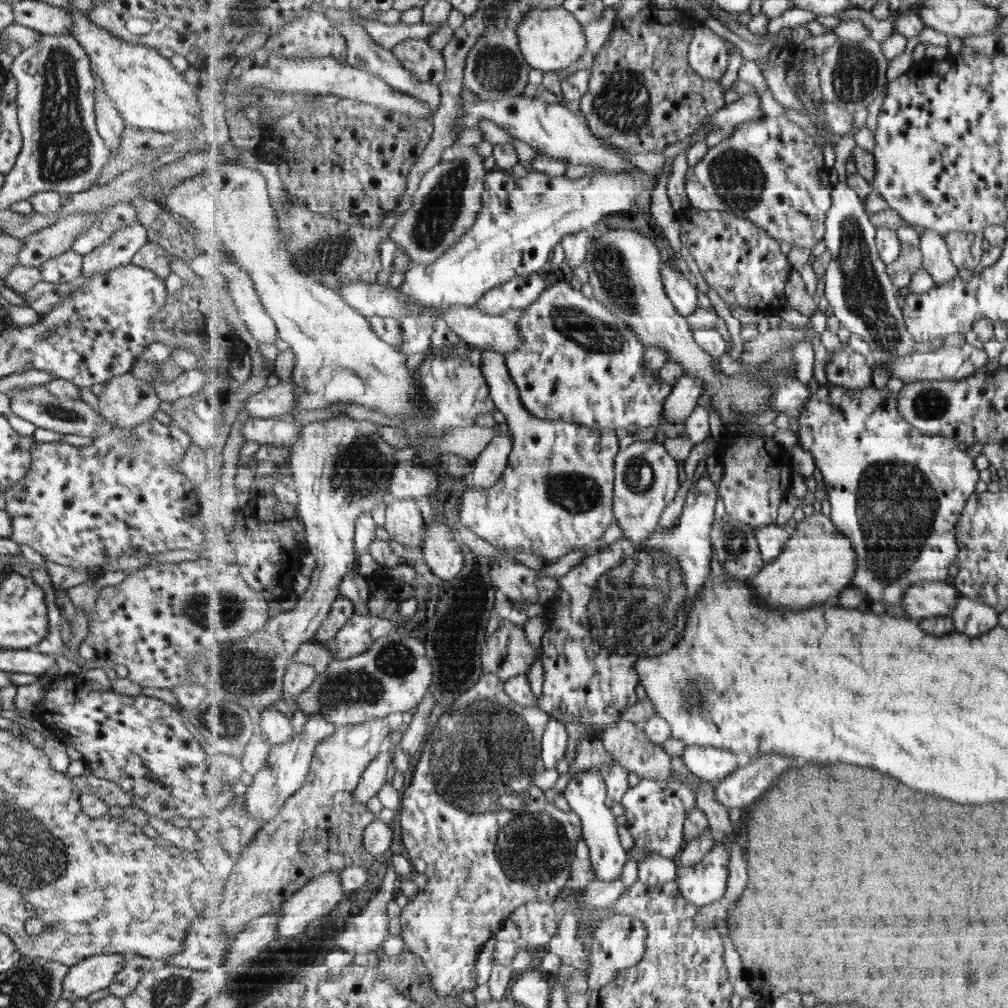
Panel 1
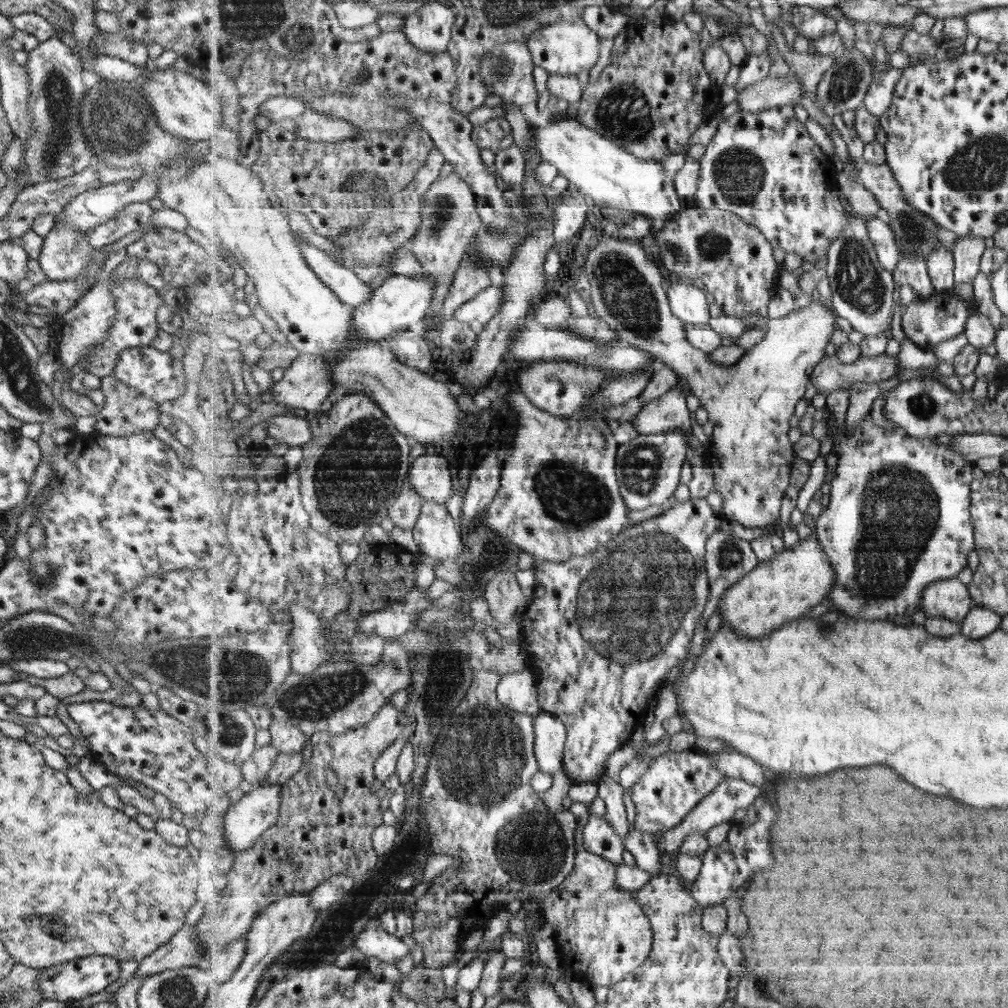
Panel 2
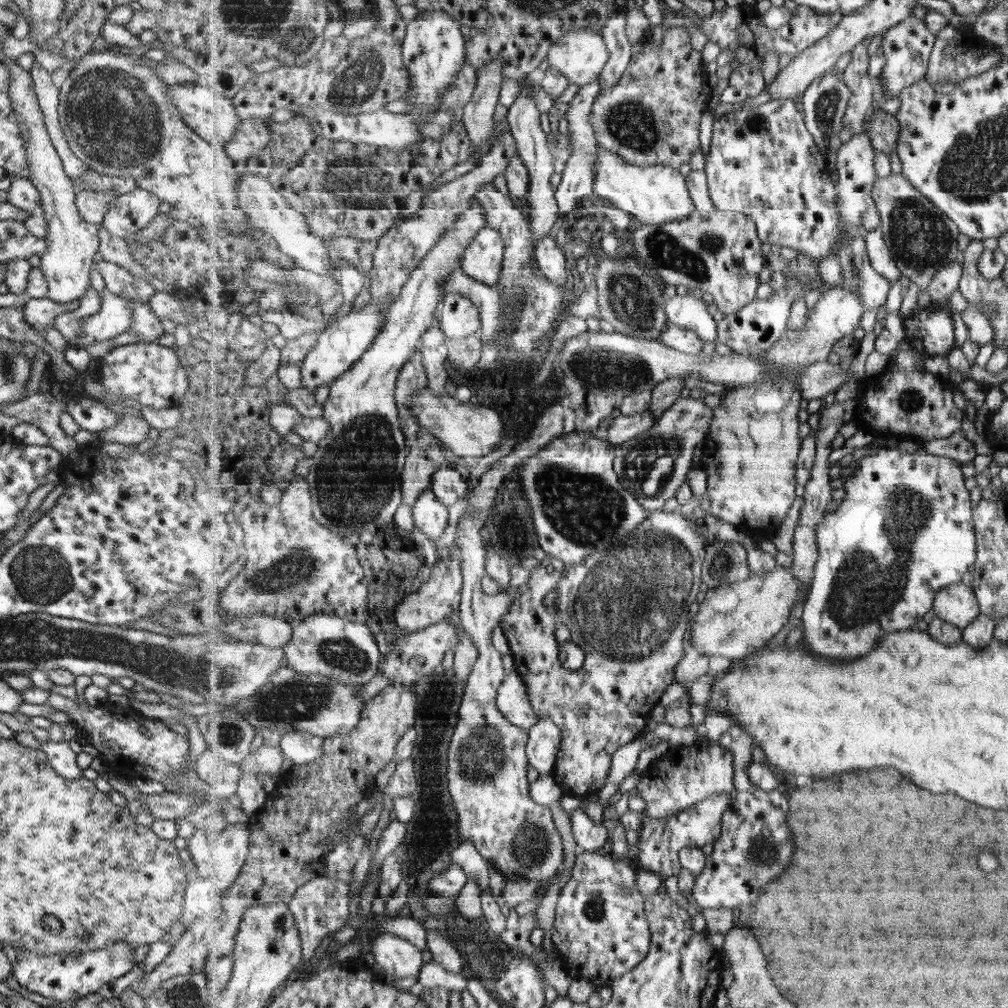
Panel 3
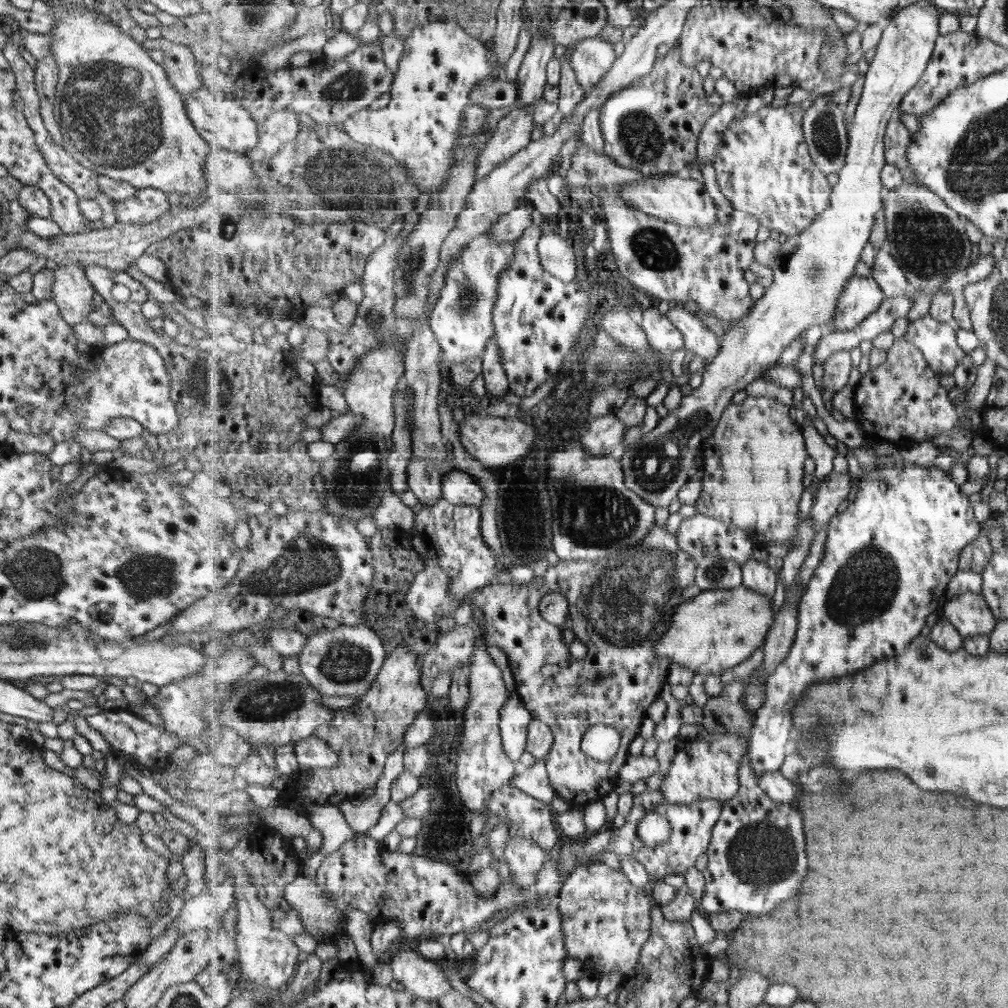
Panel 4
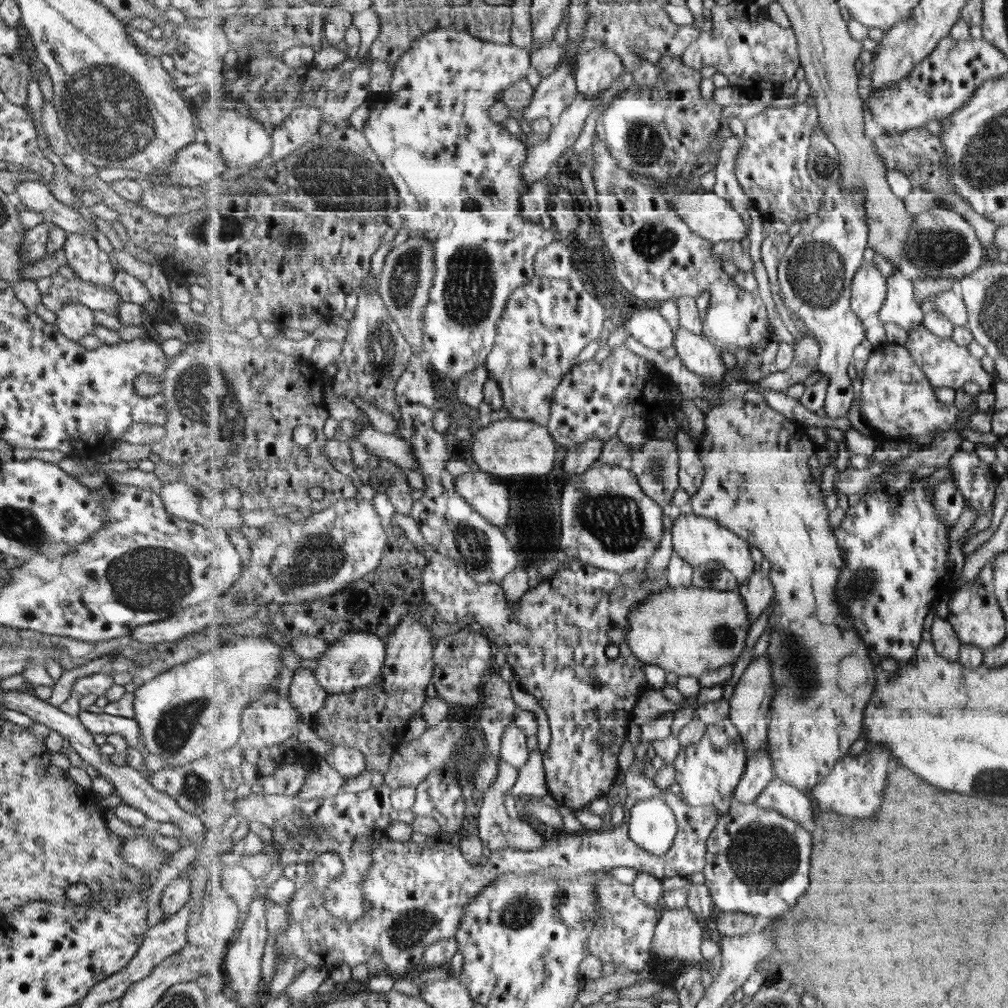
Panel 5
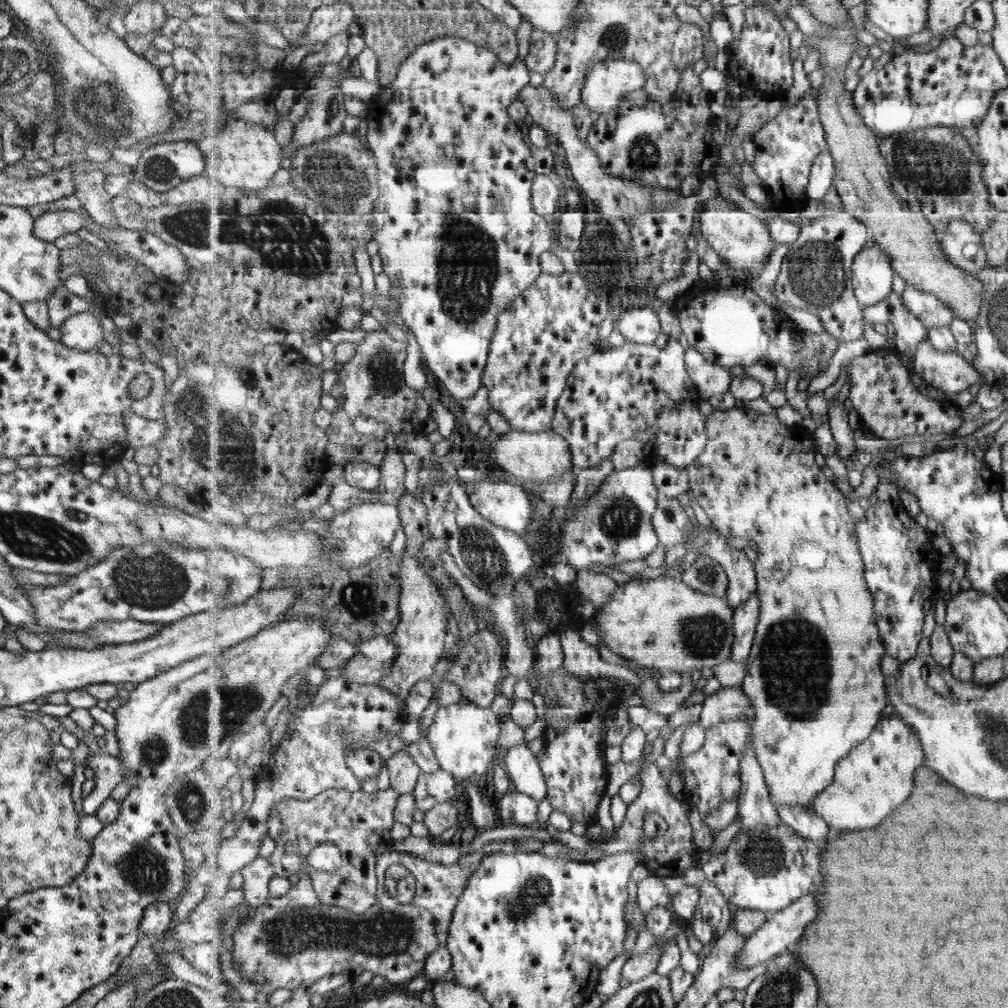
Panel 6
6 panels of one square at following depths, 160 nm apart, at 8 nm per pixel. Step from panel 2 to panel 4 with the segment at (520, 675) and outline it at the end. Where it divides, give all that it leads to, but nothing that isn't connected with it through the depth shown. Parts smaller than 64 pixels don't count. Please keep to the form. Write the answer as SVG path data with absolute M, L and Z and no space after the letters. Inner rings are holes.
M514 689L502 708L500 726L505 753L515 764L519 764L521 756L526 752L529 724L533 720L533 713L525 706L520 693Z

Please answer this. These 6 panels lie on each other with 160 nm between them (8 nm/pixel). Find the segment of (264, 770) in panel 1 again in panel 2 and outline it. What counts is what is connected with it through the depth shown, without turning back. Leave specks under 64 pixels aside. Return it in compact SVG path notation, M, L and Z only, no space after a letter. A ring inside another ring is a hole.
M265 783L257 785L251 792L240 796L229 808L224 821L223 835L229 851L233 851L234 856L251 848L268 828L276 824L280 815L280 804L283 802L281 786L279 783L271 786Z

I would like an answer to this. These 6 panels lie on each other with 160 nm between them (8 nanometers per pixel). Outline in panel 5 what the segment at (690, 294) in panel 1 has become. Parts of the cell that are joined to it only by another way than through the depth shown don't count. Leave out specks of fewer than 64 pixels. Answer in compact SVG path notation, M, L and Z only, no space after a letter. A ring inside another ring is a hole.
M682 327L676 331L675 345L677 355L684 366L698 375L702 380L711 378L715 384L723 381L727 375L727 366L723 362L723 356L709 340L699 334L692 334Z

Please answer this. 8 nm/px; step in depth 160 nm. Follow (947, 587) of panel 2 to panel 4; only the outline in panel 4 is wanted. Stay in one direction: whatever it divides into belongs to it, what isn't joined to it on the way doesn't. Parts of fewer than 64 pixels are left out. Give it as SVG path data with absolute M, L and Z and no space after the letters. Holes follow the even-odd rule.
M966 592L953 596L942 609L942 617L949 619L964 637L991 635L999 622L983 594Z

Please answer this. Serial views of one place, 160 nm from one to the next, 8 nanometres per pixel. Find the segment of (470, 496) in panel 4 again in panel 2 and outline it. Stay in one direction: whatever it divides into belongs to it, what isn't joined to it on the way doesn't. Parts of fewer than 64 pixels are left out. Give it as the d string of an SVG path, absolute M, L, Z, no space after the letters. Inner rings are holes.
M422 455L413 464L407 482L423 496L423 500L443 505L453 494L453 476L445 456Z

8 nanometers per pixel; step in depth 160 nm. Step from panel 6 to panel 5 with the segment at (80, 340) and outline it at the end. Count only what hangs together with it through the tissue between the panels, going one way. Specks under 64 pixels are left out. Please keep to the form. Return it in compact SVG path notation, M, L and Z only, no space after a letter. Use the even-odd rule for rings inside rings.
M65 303L55 313L55 326L69 340L81 340L93 331L92 311L81 303Z

